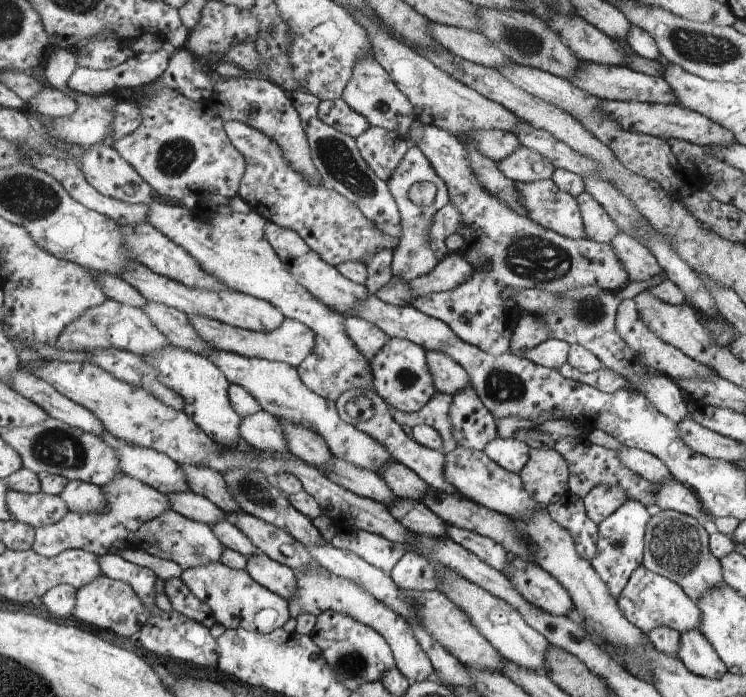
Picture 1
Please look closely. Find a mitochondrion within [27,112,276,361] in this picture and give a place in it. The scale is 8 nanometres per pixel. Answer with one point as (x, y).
(175, 157)

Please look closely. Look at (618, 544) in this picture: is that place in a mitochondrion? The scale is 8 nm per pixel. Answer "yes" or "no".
yes

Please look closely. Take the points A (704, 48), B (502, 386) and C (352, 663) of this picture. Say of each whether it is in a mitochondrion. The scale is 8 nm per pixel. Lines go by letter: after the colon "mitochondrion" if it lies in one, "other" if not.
A: mitochondrion
B: mitochondrion
C: mitochondrion

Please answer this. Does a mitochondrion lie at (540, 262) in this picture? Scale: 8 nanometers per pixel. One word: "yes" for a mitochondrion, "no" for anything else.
yes

